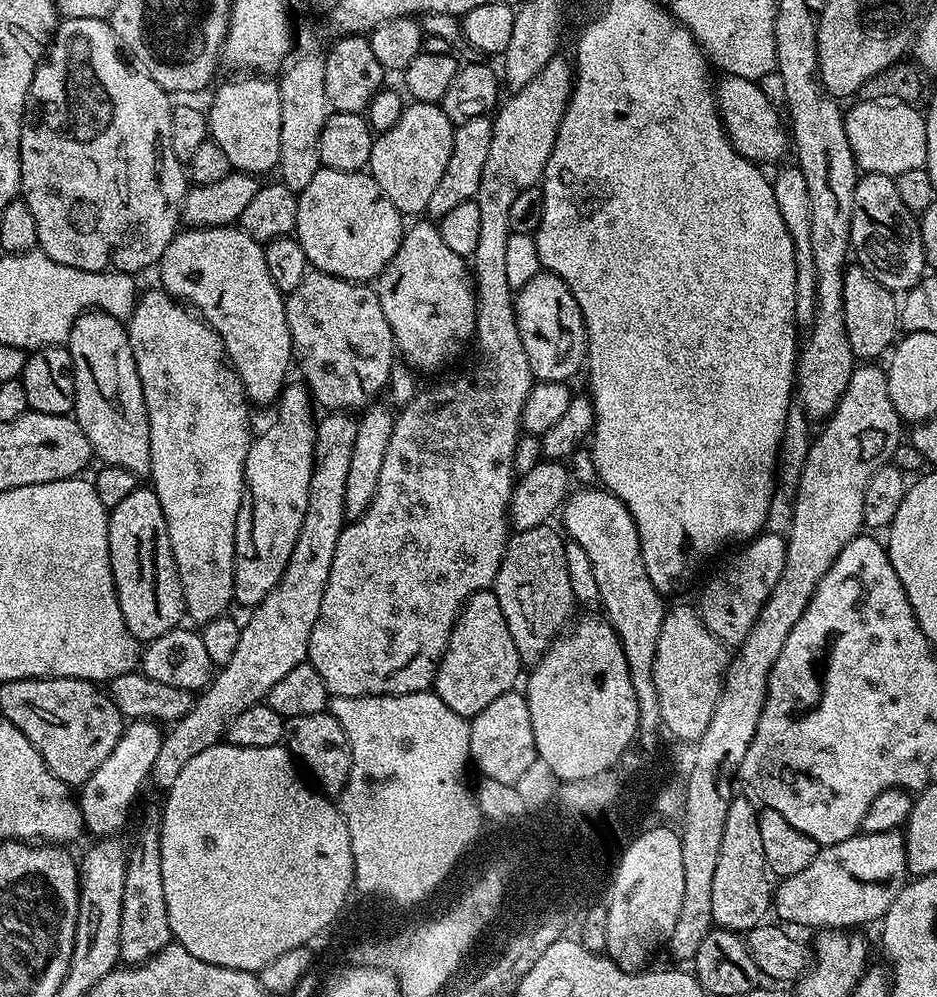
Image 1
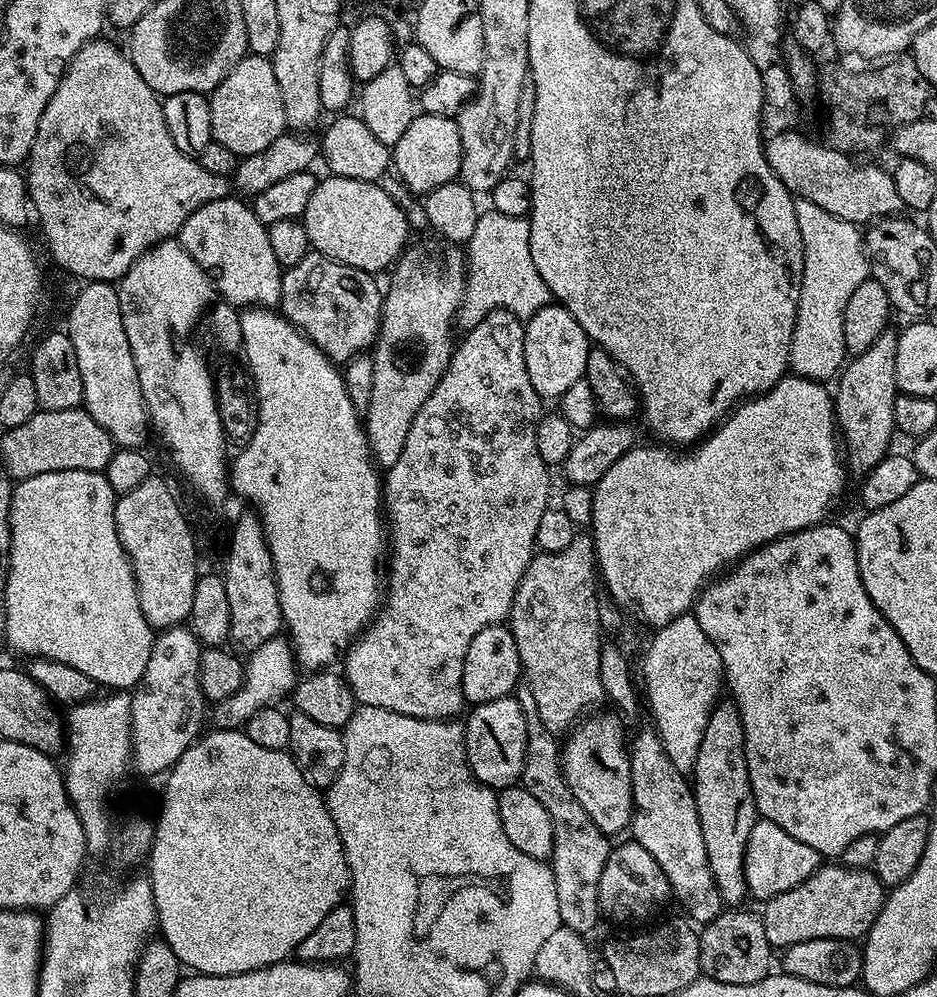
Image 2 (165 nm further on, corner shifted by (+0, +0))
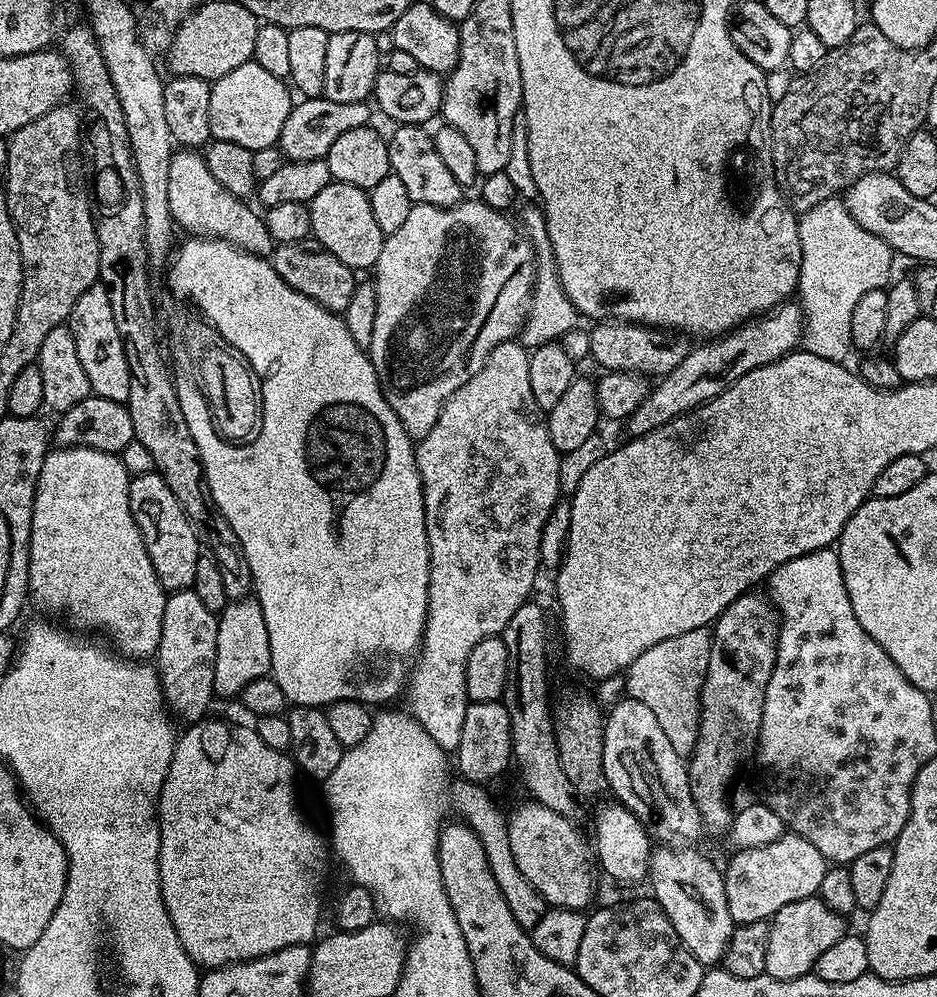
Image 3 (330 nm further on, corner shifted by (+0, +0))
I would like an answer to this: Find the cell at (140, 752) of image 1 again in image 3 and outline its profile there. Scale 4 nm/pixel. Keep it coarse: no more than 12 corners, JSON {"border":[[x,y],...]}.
{"border":[[171,593],[154,657],[165,705],[195,724],[216,696],[218,616]]}

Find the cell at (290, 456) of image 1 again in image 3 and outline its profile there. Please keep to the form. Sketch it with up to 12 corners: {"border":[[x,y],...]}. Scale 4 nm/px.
{"border":[[254,598],[218,616],[216,696],[269,675],[270,634]]}

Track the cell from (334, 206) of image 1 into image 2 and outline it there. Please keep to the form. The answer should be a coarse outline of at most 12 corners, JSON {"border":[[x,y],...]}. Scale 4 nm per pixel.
{"border":[[317,183],[309,245],[363,272],[391,269],[407,211],[379,183]]}

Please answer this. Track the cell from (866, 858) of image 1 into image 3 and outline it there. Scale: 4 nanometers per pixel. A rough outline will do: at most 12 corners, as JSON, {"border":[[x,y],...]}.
{"border":[[819,895],[782,906],[768,926],[764,975],[809,975],[846,935]]}

